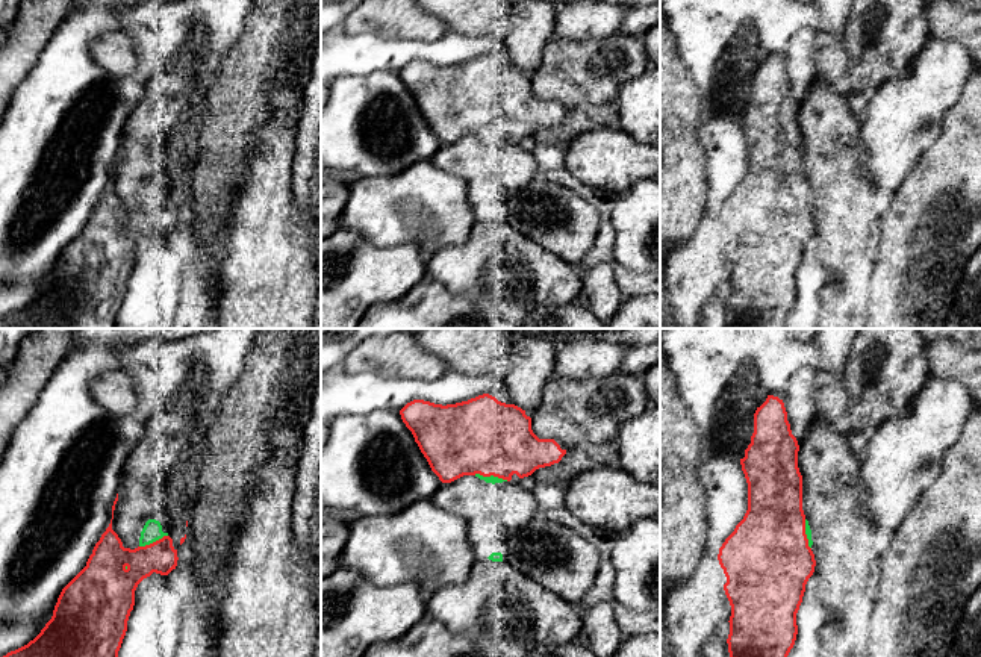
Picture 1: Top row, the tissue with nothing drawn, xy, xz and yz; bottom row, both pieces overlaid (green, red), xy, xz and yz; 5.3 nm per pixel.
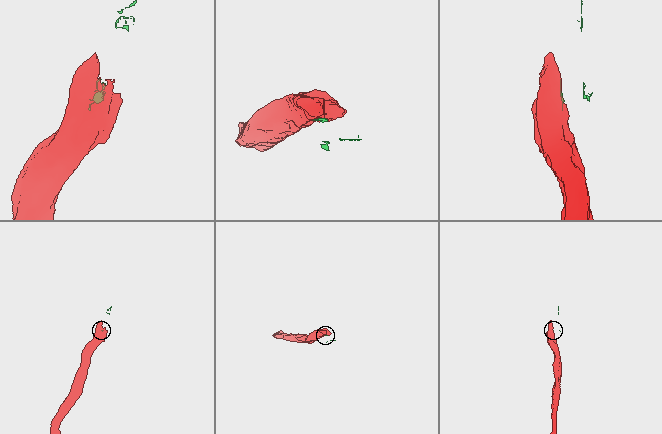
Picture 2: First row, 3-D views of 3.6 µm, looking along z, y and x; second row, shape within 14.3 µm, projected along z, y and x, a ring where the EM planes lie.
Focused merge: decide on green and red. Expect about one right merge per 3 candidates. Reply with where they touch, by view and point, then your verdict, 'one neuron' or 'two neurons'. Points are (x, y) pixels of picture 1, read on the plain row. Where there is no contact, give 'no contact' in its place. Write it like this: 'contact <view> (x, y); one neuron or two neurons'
contact xz (491, 137); two neurons

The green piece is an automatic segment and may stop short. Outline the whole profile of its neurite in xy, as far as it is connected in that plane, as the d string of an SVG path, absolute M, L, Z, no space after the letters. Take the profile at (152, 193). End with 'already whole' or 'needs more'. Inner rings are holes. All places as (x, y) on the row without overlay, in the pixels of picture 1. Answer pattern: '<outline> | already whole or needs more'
M203 23L188 26L173 65L127 117L112 180L112 191L124 209L150 206L171 191L162 157L200 89L197 70L206 53L206 30Z | needs more

